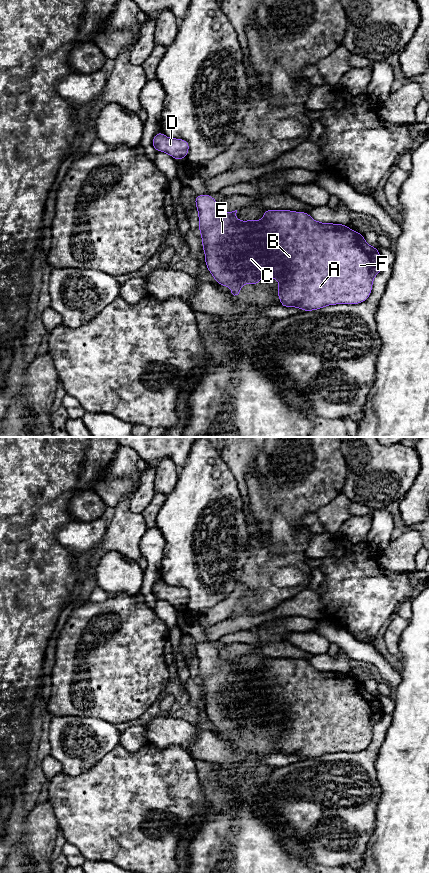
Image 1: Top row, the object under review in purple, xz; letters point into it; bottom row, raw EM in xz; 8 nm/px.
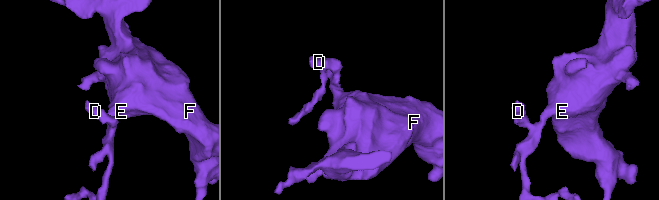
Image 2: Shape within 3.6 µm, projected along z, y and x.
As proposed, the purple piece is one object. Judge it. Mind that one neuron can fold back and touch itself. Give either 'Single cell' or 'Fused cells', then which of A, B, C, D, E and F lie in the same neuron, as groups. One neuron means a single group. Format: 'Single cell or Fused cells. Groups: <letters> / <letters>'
Single cell. Groups: A B C D E F

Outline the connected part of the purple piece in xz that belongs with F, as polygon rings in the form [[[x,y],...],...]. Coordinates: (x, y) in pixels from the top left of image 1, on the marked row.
[[[197,195],[195,196],[195,204],[198,210],[199,218],[199,231],[202,237],[202,246],[205,254],[205,263],[207,269],[210,271],[213,278],[221,286],[228,286],[231,289],[232,298],[236,298],[240,294],[241,287],[248,283],[249,285],[259,284],[259,280],[262,277],[269,277],[279,281],[279,287],[277,289],[277,295],[279,296],[281,306],[283,307],[295,307],[306,311],[313,311],[321,309],[325,306],[336,304],[360,304],[368,299],[371,294],[373,280],[375,276],[384,267],[382,259],[378,252],[378,248],[370,246],[364,239],[363,234],[351,230],[348,225],[334,224],[334,223],[322,223],[314,220],[307,212],[296,212],[291,210],[271,210],[268,209],[264,212],[261,220],[246,220],[240,221],[235,217],[237,210],[223,212],[218,208],[217,201],[210,195]]]

